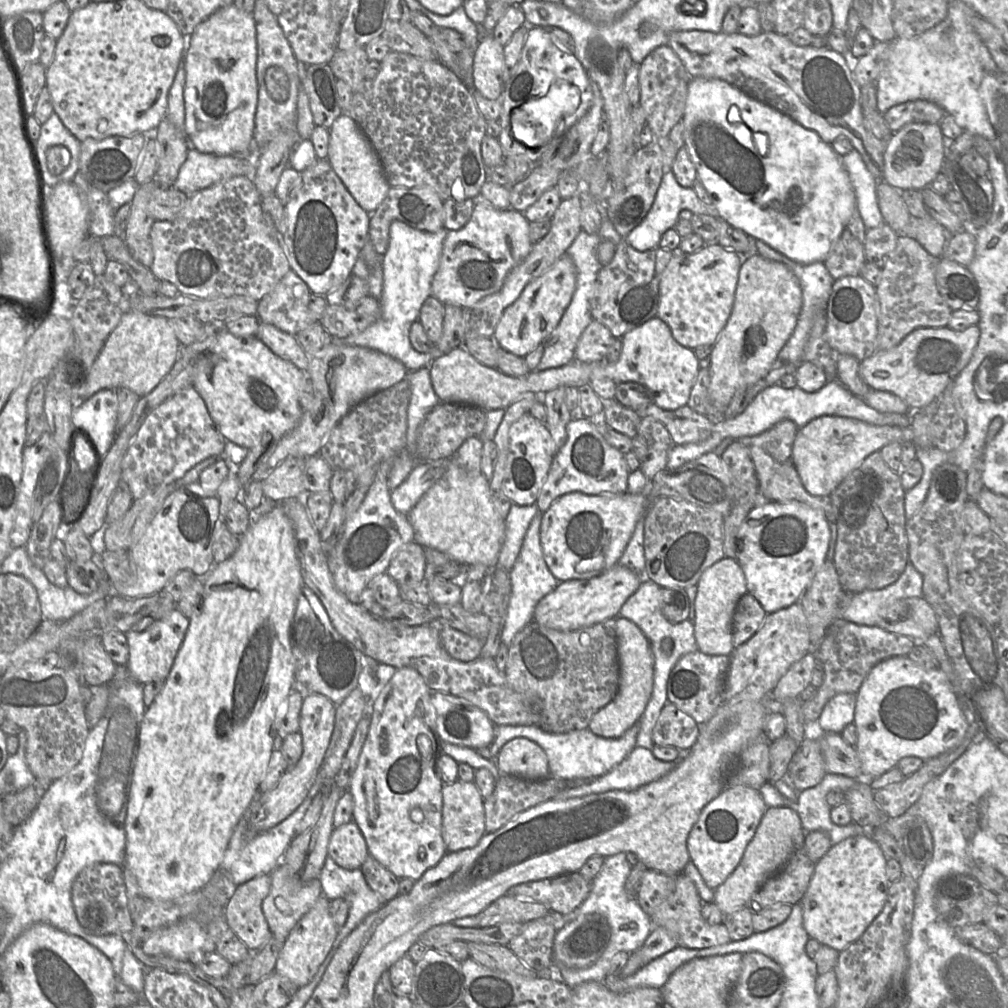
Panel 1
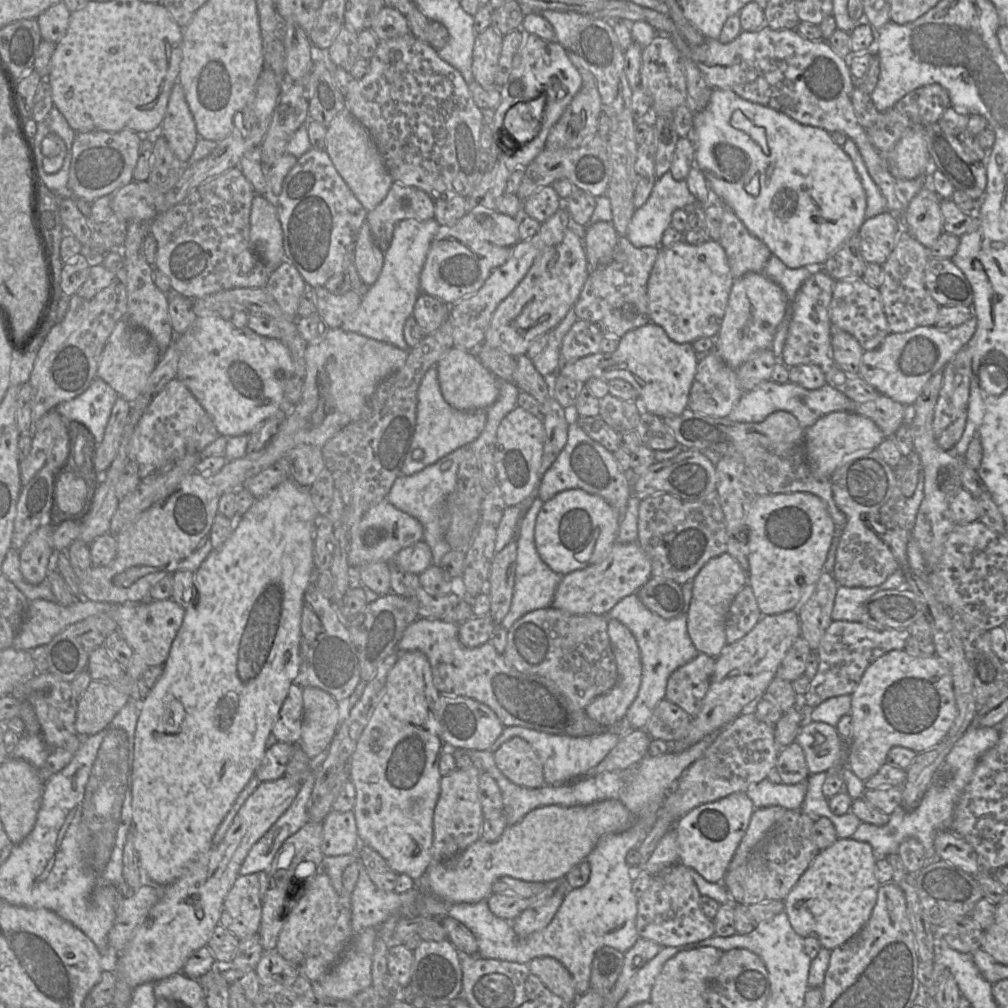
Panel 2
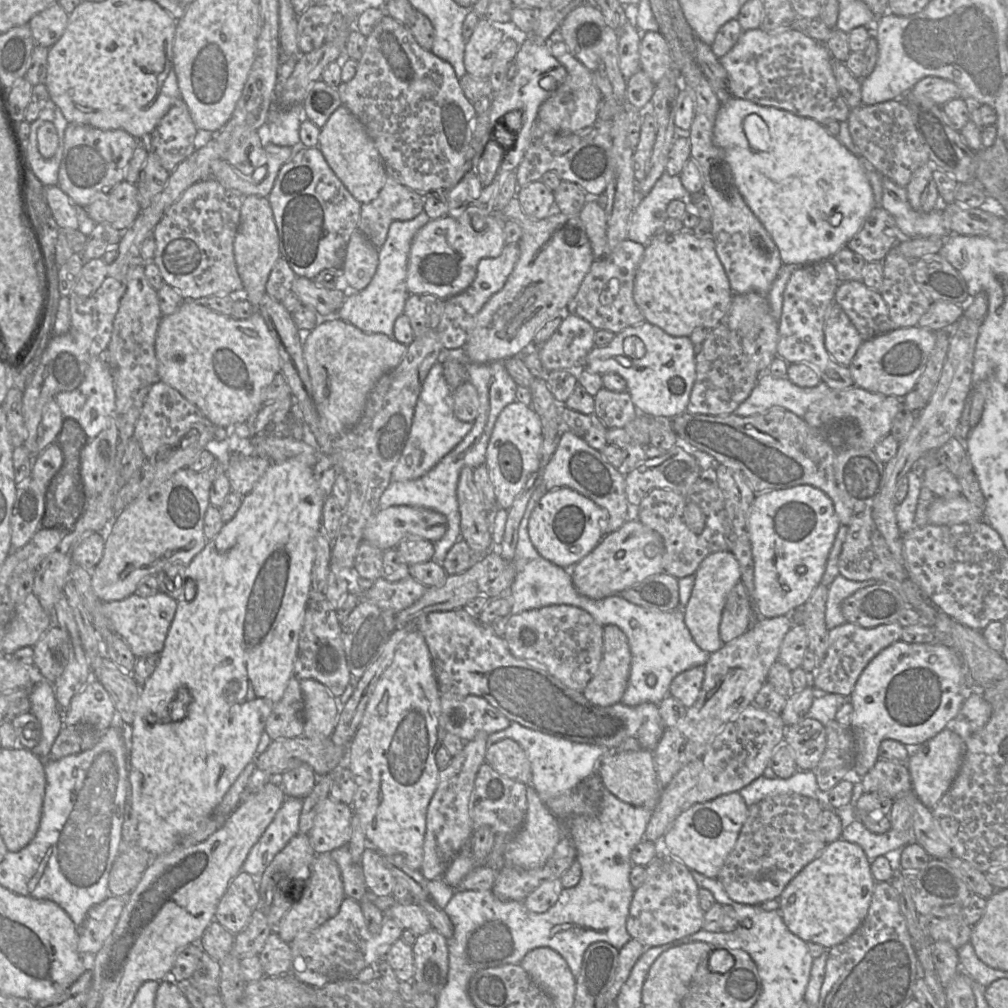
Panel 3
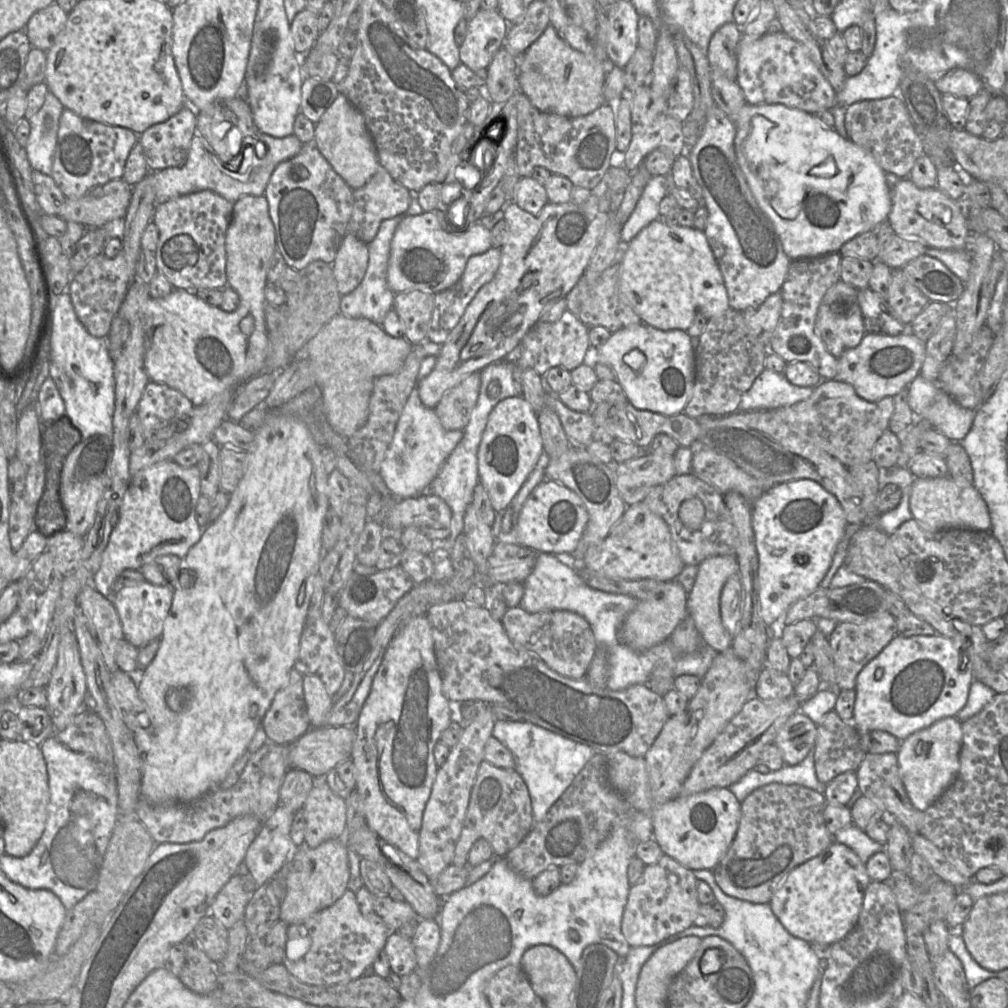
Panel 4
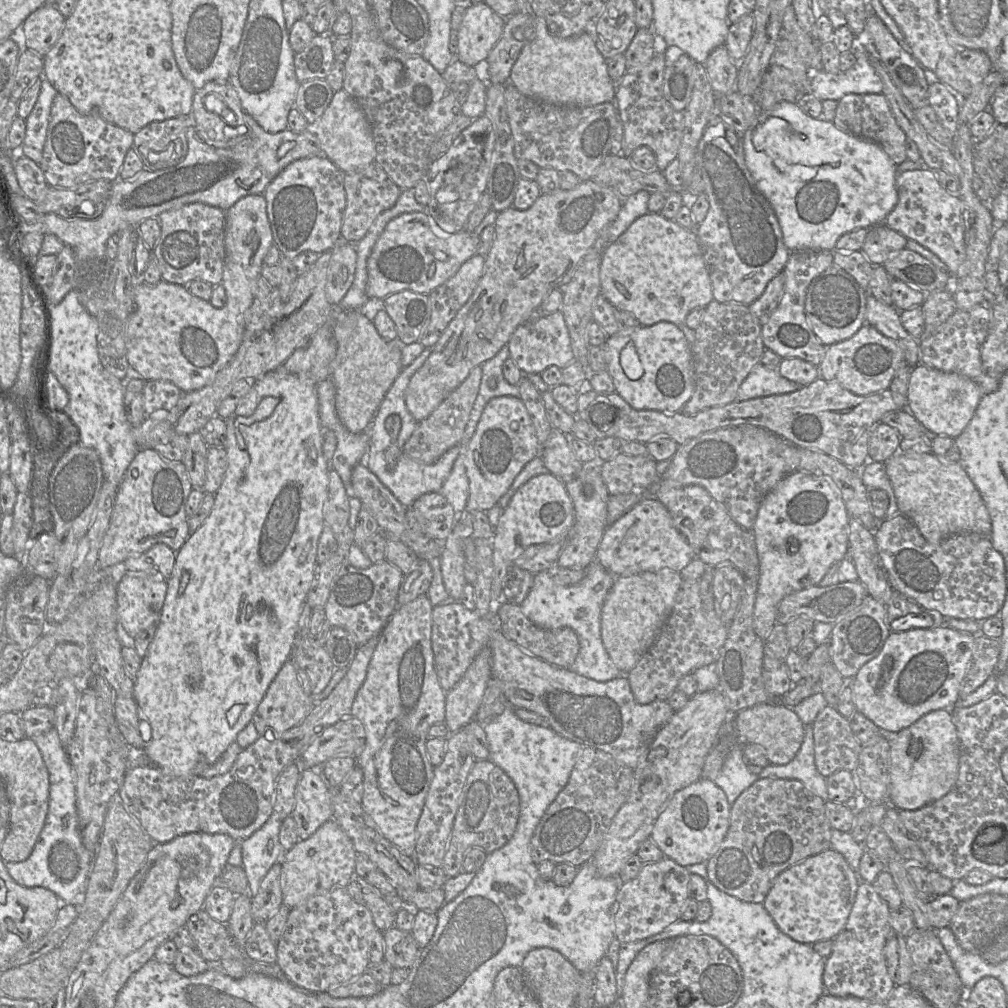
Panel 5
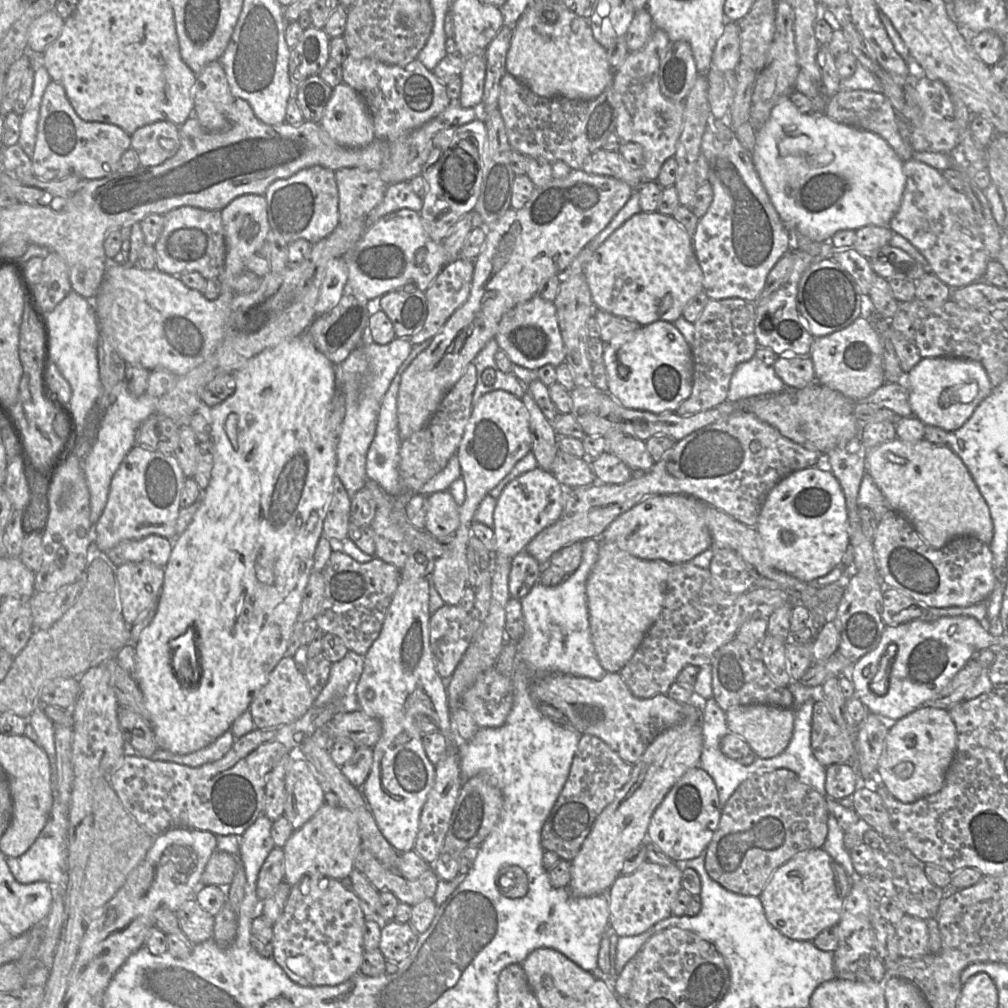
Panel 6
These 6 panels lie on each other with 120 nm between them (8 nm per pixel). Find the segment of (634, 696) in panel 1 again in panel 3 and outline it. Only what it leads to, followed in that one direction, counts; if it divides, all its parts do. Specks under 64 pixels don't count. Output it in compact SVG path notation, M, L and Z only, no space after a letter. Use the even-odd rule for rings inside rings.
M616 625L603 627L603 653L598 670L585 687L585 698L607 707L621 702L631 669L631 652L626 635Z

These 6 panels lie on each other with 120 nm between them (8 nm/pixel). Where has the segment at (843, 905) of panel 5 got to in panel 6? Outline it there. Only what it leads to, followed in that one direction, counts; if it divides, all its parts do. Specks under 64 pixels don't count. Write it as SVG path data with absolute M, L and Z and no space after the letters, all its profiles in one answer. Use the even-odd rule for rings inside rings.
M823 848L798 853L775 870L759 899L768 922L784 936L813 941L823 930L840 921L852 879Z

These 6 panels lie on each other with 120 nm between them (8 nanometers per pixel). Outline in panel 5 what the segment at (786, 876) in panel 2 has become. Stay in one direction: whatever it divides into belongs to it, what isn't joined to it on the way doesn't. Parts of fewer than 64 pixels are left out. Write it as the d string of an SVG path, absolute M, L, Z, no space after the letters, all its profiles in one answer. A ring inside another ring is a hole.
M759 779L730 807L727 834L717 852L706 862L709 880L739 900L763 903L783 871L831 848L831 830L825 801L801 781Z

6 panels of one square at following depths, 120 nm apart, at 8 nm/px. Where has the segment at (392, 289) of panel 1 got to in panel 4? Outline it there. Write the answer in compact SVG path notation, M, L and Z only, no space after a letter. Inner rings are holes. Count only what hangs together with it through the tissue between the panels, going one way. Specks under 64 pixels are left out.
M410 191L412 200L409 208L403 214L384 220L374 240L368 244L369 262L365 276L358 287L351 293L343 295L340 302L340 313L353 318L366 318L381 325L386 314L393 309L395 293L387 281L387 269L390 256L391 241L399 223L408 216L420 215L424 212L419 204L418 192Z

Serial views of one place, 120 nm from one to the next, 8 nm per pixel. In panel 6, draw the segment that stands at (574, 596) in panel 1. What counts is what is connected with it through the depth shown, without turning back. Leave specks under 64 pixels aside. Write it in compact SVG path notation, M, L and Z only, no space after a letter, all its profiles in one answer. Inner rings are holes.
M684 494L649 496L615 518L598 539L614 543L621 550L640 559L660 559L669 564L689 562L712 544L705 523L707 505Z

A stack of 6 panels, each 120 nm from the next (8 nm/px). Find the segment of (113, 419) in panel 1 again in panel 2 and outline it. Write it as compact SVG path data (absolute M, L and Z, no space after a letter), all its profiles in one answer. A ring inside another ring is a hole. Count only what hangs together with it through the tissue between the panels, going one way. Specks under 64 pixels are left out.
M95 377L82 394L62 402L55 409L66 421L83 424L97 445L103 440L117 397L118 394L110 385L101 378Z

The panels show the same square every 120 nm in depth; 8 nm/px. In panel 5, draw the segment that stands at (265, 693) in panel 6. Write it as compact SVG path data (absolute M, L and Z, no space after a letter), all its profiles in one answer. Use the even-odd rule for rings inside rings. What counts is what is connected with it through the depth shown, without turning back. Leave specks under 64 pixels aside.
M289 659L269 685L252 718L260 735L264 735L266 732L280 734L293 728L305 718L314 706L314 696L303 691L297 671L296 664Z

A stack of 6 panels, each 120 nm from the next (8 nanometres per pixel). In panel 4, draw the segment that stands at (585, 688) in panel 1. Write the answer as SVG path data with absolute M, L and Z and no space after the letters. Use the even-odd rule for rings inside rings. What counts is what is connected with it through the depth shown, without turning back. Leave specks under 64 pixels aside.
M516 606L507 608L501 623L513 643L536 653L558 674L571 679L586 676L597 643L589 623L582 616L567 610L529 613Z

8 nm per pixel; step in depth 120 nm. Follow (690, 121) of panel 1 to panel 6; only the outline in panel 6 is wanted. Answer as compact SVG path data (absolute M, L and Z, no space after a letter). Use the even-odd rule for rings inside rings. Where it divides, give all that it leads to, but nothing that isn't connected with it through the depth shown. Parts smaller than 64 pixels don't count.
M784 99L784 100L780 100L771 110L770 116L768 118L768 120L765 122L765 124L756 132L755 135L755 145L754 148L751 152L751 158L752 158L752 162L753 165L755 167L755 170L769 196L769 199L771 201L771 203L773 204L774 208L776 209L777 213L779 214L781 220L783 221L783 223L785 224L785 226L788 228L789 232L790 232L790 236L792 237L793 233L799 233L801 235L804 235L806 237L808 237L809 239L811 239L812 241L815 242L828 242L830 241L831 237L840 230L858 230L859 228L865 227L865 226L878 226L878 227L886 227L889 226L889 223L892 219L892 217L895 215L895 213L897 212L897 210L899 209L900 205L901 205L901 201L902 201L902 197L903 197L903 193L905 190L905 185L906 185L906 176L903 172L903 161L898 157L898 155L896 154L896 152L893 150L893 148L887 143L886 140L884 140L881 136L879 136L876 133L870 132L870 131L866 131L863 129L859 129L859 128L855 128L855 127L851 127L845 124L841 124L838 123L834 120L832 120L831 118L829 118L828 116L826 116L824 113L807 113L807 114L803 114L801 113L796 107L795 105L791 102L790 99ZM785 187L790 187L791 188L791 194L787 195L786 191L785 191Z

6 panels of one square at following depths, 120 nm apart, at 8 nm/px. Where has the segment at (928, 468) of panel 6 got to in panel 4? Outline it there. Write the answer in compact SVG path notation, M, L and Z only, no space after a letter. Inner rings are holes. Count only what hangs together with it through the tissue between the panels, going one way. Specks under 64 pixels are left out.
M950 476L915 478L909 500L913 519L925 529L938 532L946 529L971 529L991 532L990 513L984 499L972 485L962 487Z

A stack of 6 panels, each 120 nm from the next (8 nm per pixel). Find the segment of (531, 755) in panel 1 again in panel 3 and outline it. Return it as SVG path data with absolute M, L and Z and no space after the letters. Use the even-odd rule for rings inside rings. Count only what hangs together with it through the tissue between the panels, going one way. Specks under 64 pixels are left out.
M505 738L491 744L486 752L488 762L499 774L531 786L532 770L523 748L513 739Z

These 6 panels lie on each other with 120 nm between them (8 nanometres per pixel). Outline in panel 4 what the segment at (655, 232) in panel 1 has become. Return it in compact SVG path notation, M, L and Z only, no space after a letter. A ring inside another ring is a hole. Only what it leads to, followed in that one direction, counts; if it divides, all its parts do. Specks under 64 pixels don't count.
M669 175L652 176L645 186L638 202L621 229L622 247L631 240L648 224L660 218L659 205L661 200L669 195Z

